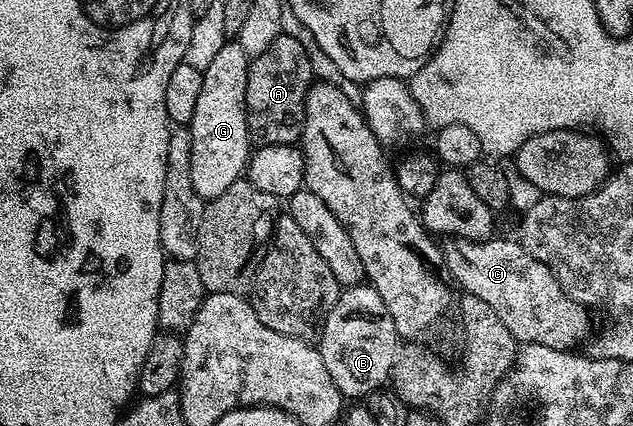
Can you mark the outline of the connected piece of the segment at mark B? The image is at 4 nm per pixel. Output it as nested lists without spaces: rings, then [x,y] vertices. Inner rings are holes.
[[[357,285],[341,290],[339,301],[327,315],[318,337],[323,365],[341,396],[352,399],[350,401],[365,398],[389,380],[399,345],[400,336],[393,317],[371,285]]]

